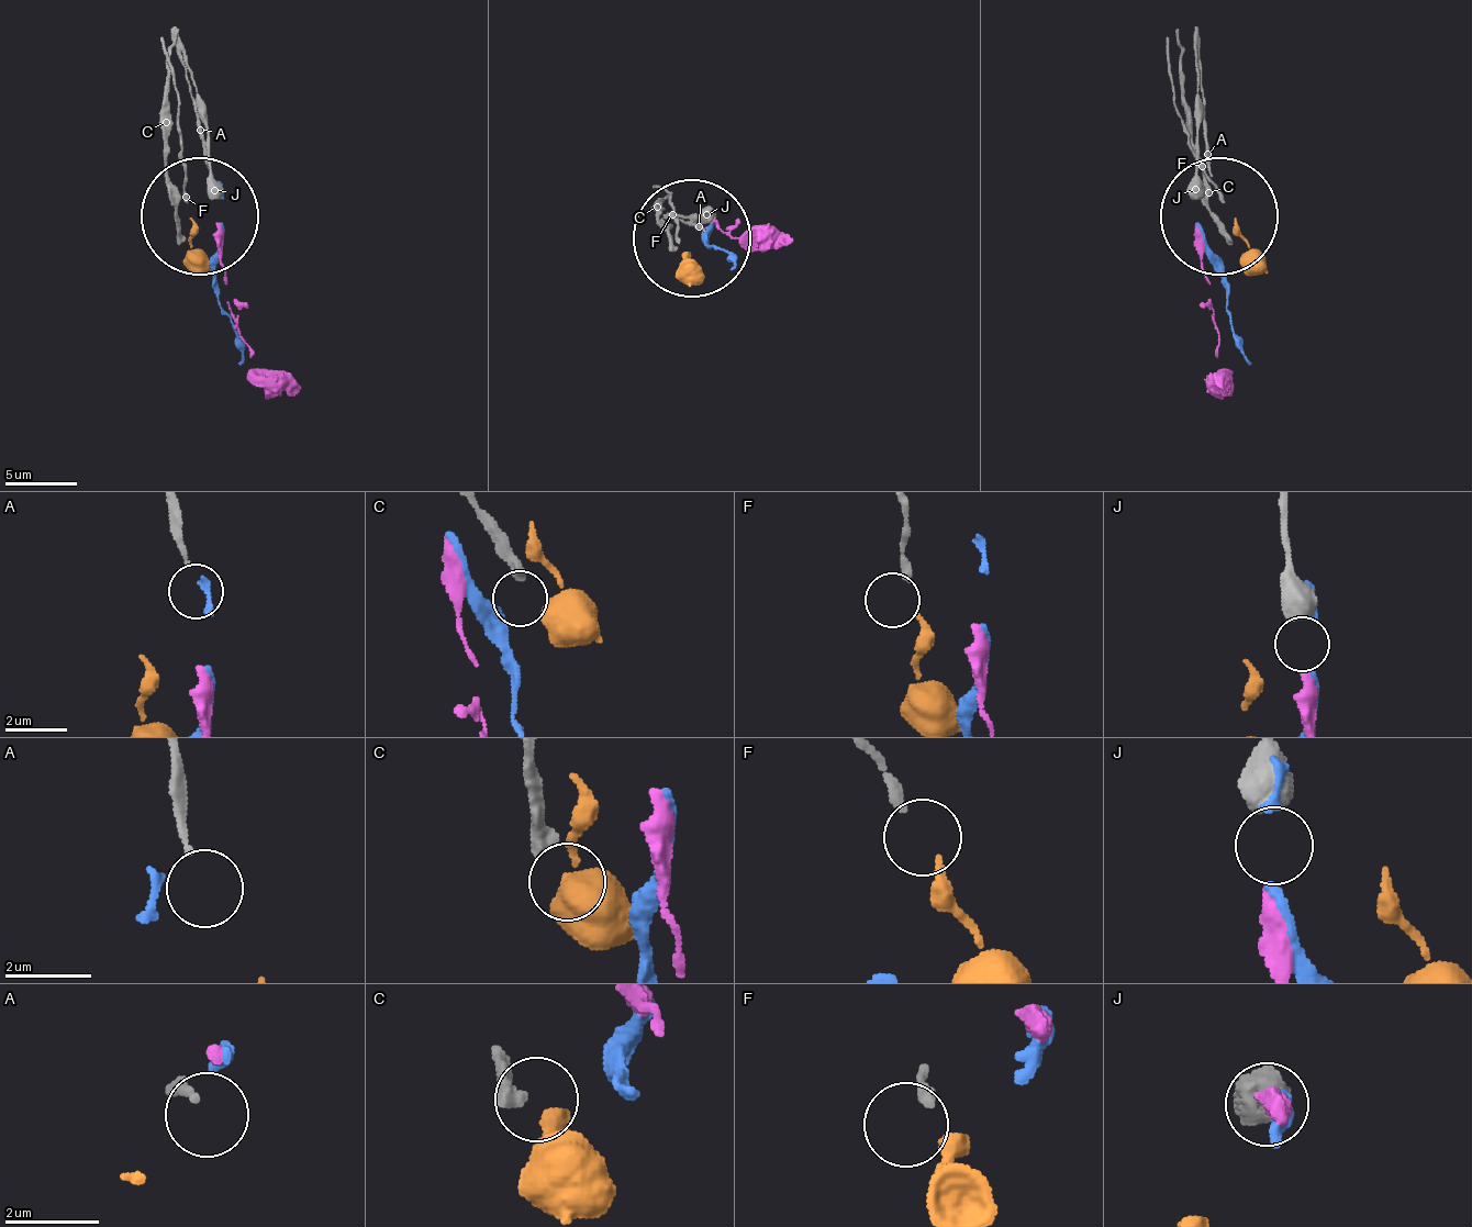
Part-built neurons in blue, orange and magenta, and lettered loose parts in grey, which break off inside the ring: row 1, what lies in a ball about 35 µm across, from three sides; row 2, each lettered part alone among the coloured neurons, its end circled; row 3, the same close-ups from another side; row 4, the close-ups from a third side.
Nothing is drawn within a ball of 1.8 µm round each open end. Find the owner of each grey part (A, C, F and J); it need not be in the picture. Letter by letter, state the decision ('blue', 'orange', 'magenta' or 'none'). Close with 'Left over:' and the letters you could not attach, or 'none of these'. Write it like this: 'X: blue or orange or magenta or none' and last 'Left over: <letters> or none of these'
A: none
C: none
F: orange
J: magenta
Left over: A, C

